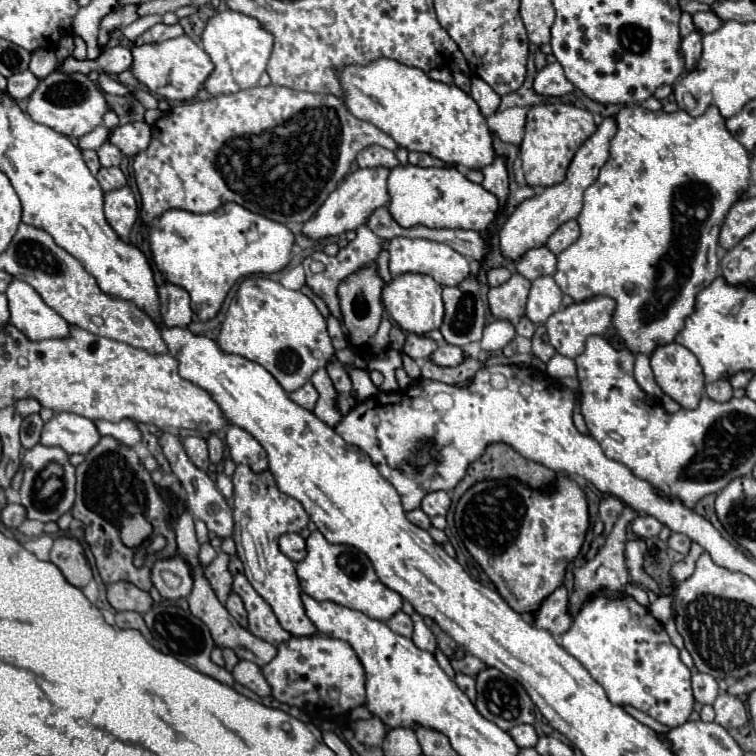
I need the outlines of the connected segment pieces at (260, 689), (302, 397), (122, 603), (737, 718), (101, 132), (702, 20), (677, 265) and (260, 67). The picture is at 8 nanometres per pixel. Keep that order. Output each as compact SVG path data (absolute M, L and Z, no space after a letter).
M240 660L234 670L234 680L240 682L242 686L250 688L252 692L256 692L258 696L270 696L270 686L266 684L260 668L254 664L254 662L246 662L246 660Z
M306 382L302 388L298 388L296 392L290 392L288 394L296 404L300 404L302 408L306 408L306 410L314 410L314 404L316 404L316 400L318 400L318 392L316 392L316 388L312 386L312 382Z
M114 582L108 586L108 602L114 610L134 610L134 612L148 612L152 608L152 598L148 592L136 588L130 582Z
M726 692L718 694L718 698L714 702L714 710L716 710L716 722L720 726L724 726L726 730L744 726L748 722L746 706L736 696L730 696Z
M98 126L80 140L82 142L80 146L86 148L86 150L98 150L108 140L108 136L110 136L110 130L106 126Z
M696 12L694 16L692 16L692 20L694 20L694 26L696 26L696 30L700 32L700 34L710 34L710 32L716 32L718 28L720 28L720 18L714 14L714 12Z
M632 106L632 108L624 108L616 114L616 122L618 122L618 132L612 140L612 150L610 150L610 160L602 166L600 176L596 178L596 182L584 192L584 208L578 216L578 224L580 224L580 238L568 246L564 252L558 254L558 268L554 274L556 284L560 286L560 290L568 296L572 296L576 302L584 302L592 296L610 296L616 300L616 310L614 310L614 338L612 342L618 344L618 338L624 340L626 348L634 354L644 352L644 354L652 354L652 350L658 344L668 344L674 342L674 336L684 328L684 320L686 316L690 316L690 312L694 310L694 302L696 302L696 294L708 286L716 276L718 276L718 234L720 234L720 226L724 216L728 214L730 206L740 198L740 194L746 190L748 180L750 180L750 152L726 130L724 118L720 116L716 106L710 106L702 116L692 118L690 114L686 114L684 110L678 110L674 114L668 114L664 110L652 112L646 110L642 106Z
M222 10L208 20L202 34L202 44L216 66L210 78L206 80L204 88L212 96L218 96L232 94L258 84L260 76L266 72L266 64L274 46L274 36L266 32L266 28L262 28L262 24L256 18L234 10Z

